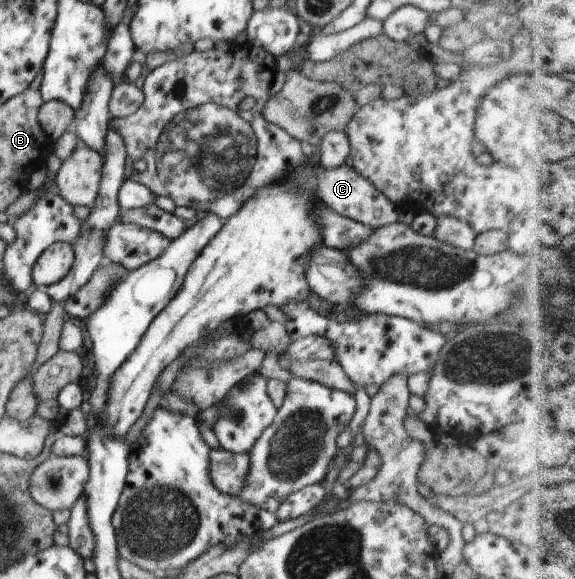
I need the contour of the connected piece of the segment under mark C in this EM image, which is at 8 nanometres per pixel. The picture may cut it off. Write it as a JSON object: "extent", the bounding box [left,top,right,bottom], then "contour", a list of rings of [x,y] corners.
{"extent":[317,164,400,230],"contour":[[[346,164],[336,169],[323,169],[317,191],[326,207],[342,217],[367,225],[372,230],[398,221],[400,211],[395,205],[379,189],[376,189],[367,179]]]}

